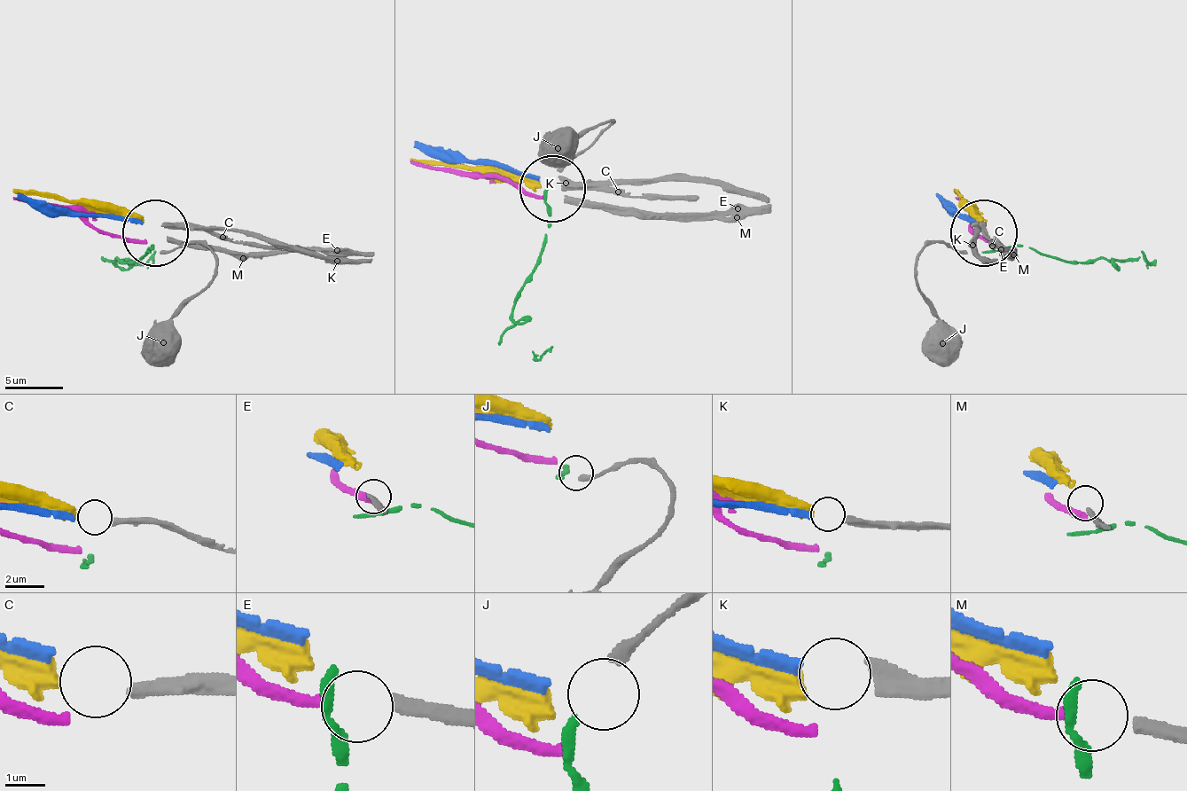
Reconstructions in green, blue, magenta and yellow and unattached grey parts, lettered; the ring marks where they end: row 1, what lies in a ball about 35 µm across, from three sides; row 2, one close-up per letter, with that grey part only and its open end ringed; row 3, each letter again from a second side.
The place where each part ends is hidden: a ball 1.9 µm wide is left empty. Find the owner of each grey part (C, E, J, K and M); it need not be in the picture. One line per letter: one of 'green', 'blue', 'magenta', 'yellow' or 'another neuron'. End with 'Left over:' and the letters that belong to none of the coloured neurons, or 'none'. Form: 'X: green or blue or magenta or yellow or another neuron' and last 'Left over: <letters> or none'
C: yellow
E: magenta
J: green
K: blue
M: another neuron
Left over: M

